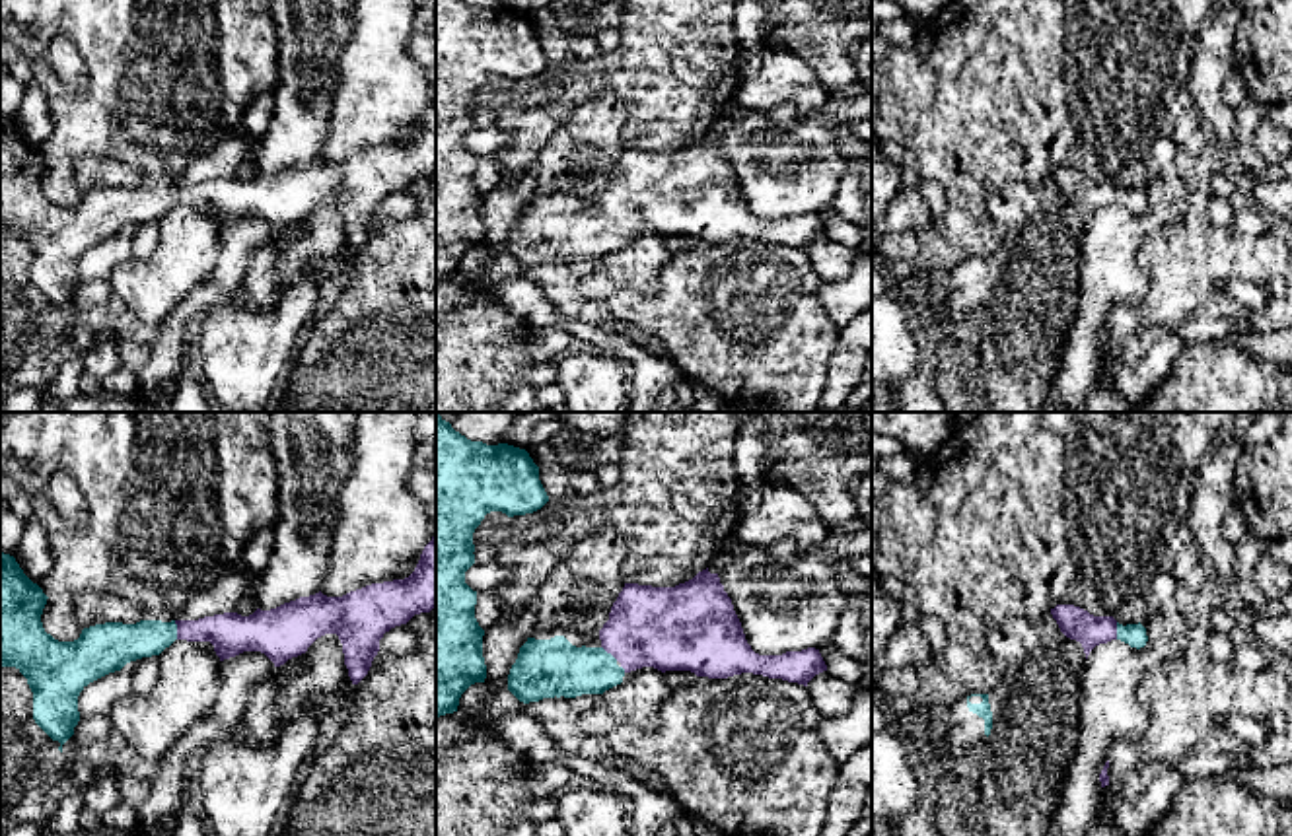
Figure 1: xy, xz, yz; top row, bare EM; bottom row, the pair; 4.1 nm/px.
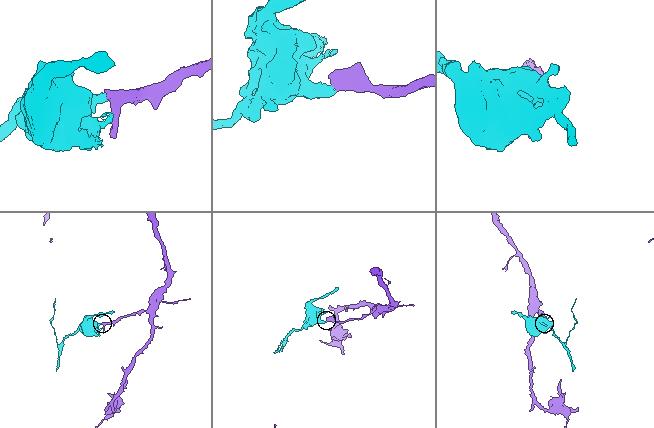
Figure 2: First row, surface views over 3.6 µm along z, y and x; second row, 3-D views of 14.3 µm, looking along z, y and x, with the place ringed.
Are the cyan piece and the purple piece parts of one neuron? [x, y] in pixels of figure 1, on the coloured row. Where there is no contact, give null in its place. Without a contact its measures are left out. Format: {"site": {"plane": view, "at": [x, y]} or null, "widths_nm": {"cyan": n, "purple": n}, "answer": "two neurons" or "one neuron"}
{"site": {"plane": "xy", "at": [176, 630]}, "widths_nm": {"cyan": 180, "purple": 170}, "answer": "one neuron"}

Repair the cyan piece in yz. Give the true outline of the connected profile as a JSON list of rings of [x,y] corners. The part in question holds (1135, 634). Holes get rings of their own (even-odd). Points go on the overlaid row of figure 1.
[[[1057,605],[1051,614],[1066,638],[1082,644],[1086,659],[1095,645],[1111,640],[1121,640],[1136,649],[1148,642],[1146,628],[1140,622],[1123,626],[1113,616],[1094,616],[1074,605]]]

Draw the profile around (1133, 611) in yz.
[[[1140,595],[1134,597],[1130,601],[1127,601],[1121,609],[1119,609],[1119,616],[1127,622],[1127,624],[1138,624],[1148,616],[1148,607],[1150,607],[1150,597],[1148,595]]]

